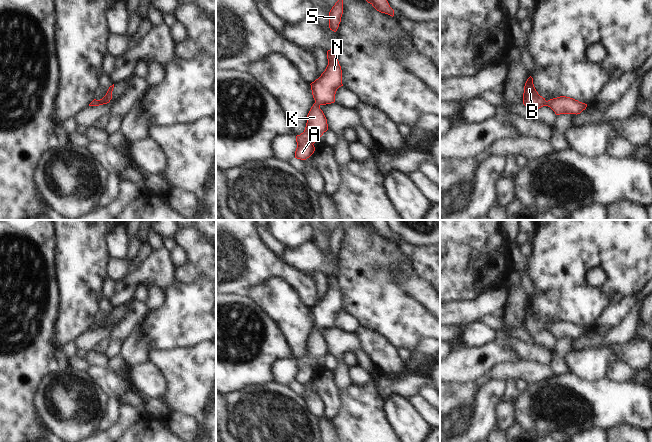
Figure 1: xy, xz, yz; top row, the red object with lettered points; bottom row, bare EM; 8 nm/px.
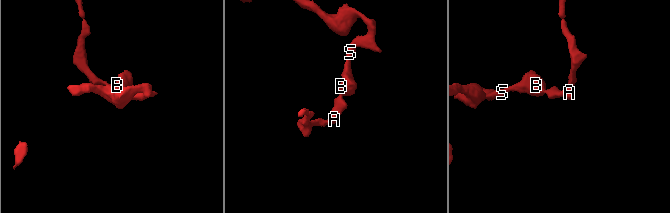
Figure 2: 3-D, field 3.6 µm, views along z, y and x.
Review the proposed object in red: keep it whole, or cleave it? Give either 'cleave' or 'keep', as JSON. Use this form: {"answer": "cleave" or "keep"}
{"answer": "keep"}

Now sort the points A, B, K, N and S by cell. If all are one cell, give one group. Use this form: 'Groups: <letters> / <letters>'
Groups: A B K N S.

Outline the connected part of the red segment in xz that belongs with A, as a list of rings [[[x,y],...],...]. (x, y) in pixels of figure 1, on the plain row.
[[[333,272],[327,275],[327,283],[328,289],[325,295],[310,308],[315,327],[307,339],[304,356],[296,360],[297,383],[306,384],[314,377],[313,368],[328,354],[327,343],[320,330],[334,327],[337,313],[343,310],[341,290],[337,276]]]

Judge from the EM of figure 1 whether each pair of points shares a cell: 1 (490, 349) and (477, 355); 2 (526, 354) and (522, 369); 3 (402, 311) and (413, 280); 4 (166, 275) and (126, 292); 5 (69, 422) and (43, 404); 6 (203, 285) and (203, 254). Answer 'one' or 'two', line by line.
1: one
2: two
3: two
4: one
5: one
6: two

